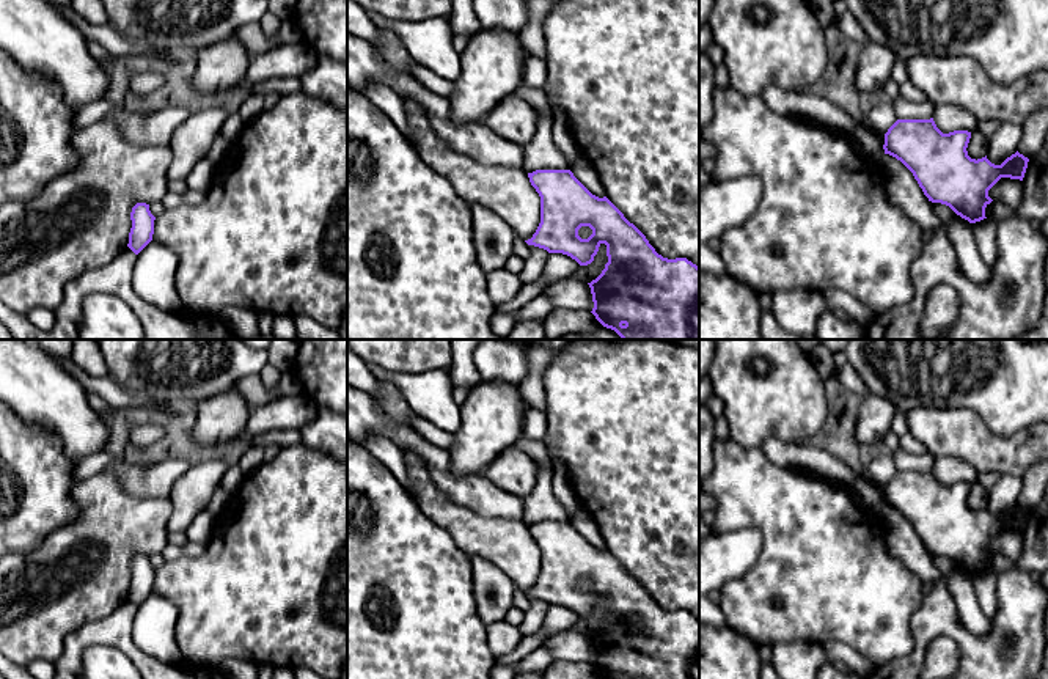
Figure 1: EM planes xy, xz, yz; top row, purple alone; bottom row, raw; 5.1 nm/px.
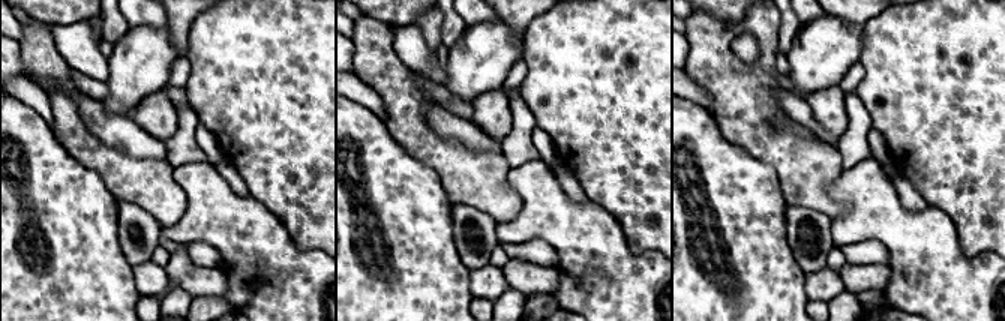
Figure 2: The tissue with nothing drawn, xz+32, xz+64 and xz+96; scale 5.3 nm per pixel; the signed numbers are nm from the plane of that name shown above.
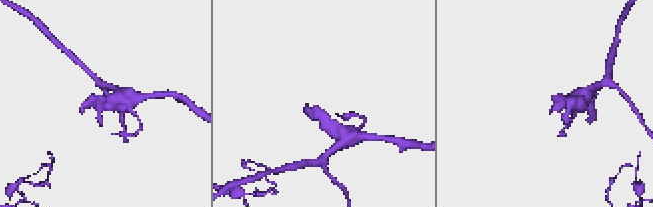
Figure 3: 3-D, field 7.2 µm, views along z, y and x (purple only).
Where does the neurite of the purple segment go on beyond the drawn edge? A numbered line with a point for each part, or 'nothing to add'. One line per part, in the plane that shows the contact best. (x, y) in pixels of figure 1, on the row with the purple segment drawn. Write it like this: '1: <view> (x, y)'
nothing to add

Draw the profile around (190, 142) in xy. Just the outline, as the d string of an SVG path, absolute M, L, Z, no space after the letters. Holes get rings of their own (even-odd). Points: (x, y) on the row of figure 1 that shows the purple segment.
M222 107L192 113L171 135L173 152L167 179L184 179L195 163L206 156L214 138L220 134L229 113Z

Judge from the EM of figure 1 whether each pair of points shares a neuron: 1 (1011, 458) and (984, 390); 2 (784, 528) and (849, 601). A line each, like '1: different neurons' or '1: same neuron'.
1: different neurons
2: same neuron

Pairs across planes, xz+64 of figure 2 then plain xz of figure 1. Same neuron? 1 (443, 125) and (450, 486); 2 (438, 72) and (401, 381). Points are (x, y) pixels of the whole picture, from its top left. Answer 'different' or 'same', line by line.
1: same
2: same

